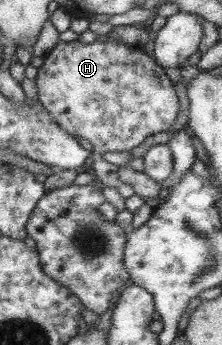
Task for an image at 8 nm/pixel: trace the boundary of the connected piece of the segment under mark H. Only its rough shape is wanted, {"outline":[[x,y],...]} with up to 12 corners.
{"outline":[[58,39],[35,76],[52,121],[130,151],[178,113],[141,47]]}

